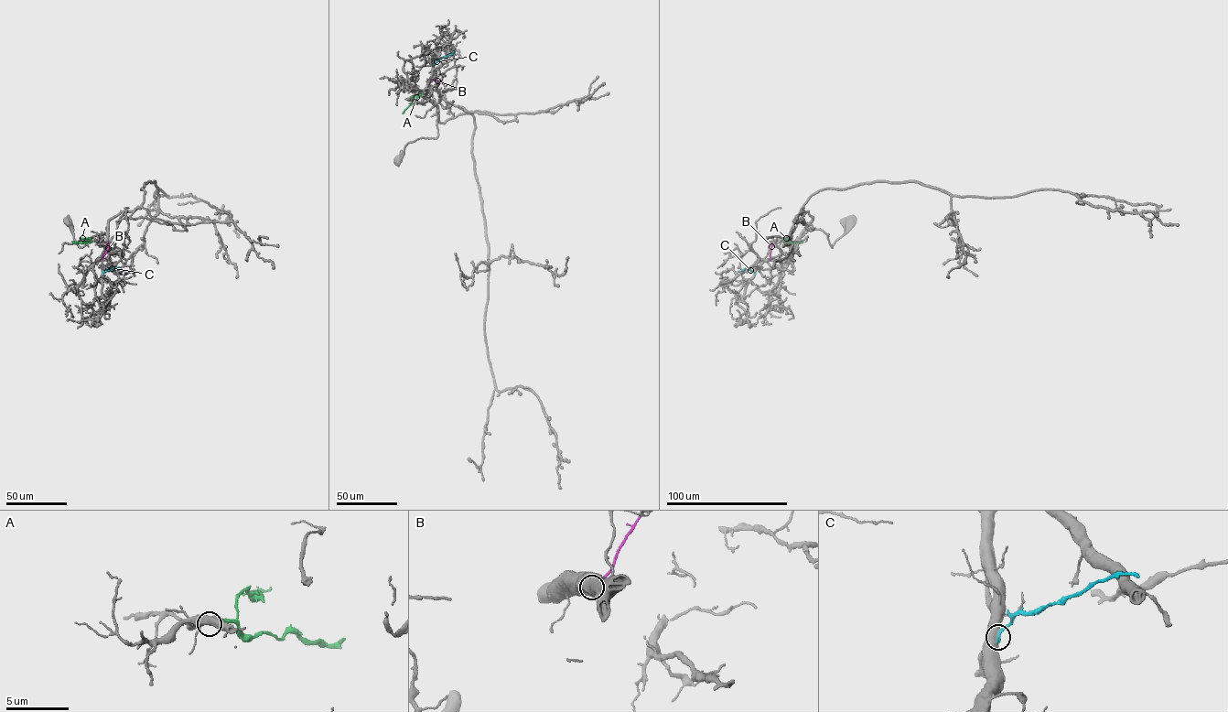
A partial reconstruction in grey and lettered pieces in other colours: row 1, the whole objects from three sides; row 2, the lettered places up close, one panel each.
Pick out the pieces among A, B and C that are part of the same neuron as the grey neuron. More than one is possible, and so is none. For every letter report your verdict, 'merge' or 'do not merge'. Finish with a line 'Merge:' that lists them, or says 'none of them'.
A: merge
B: do not merge
C: do not merge
Merge: A

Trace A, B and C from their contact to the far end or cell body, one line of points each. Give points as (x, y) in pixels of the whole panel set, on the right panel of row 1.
A: (781, 241), (803, 241)
B: (770, 260), (770, 242)
C: (754, 273), (746, 267), (741, 270)

